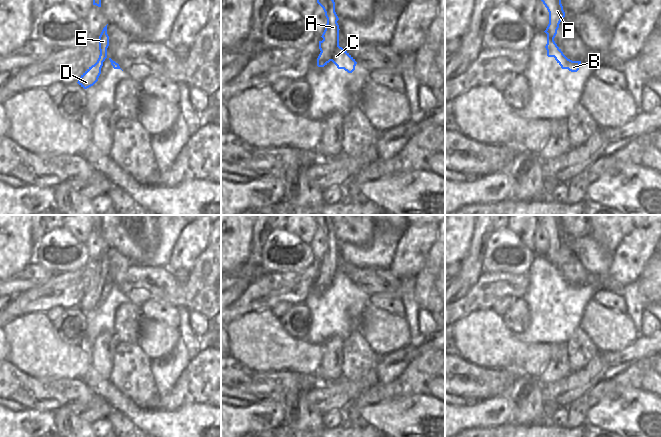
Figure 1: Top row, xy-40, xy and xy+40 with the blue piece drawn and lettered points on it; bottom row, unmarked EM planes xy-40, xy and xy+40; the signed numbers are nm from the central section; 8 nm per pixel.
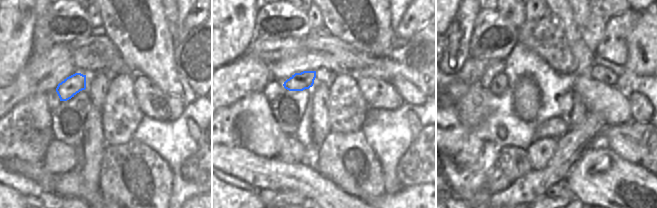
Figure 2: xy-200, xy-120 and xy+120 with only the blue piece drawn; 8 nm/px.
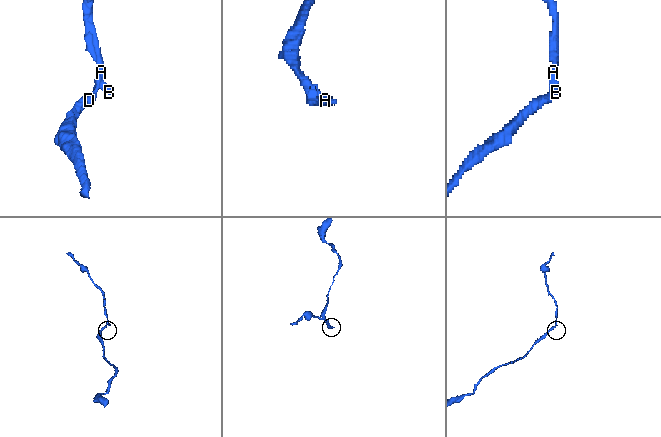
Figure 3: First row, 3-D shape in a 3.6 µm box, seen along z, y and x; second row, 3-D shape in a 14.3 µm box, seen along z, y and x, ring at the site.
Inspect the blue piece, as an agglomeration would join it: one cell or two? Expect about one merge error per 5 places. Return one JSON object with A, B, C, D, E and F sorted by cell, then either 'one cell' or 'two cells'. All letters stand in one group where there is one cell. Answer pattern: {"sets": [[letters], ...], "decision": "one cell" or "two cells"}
{"sets": [["A", "B", "C", "D", "E", "F"]], "decision": "one cell"}

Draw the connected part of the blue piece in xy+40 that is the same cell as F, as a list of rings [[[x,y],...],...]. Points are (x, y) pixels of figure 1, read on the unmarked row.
[[[535,215],[538,222],[543,226],[549,236],[549,248],[544,255],[547,258],[547,268],[545,270],[548,281],[554,281],[562,293],[568,293],[571,296],[577,296],[581,285],[572,285],[568,283],[561,273],[557,270],[554,262],[557,258],[559,248],[565,241],[565,236],[561,228],[561,222],[558,215]]]

